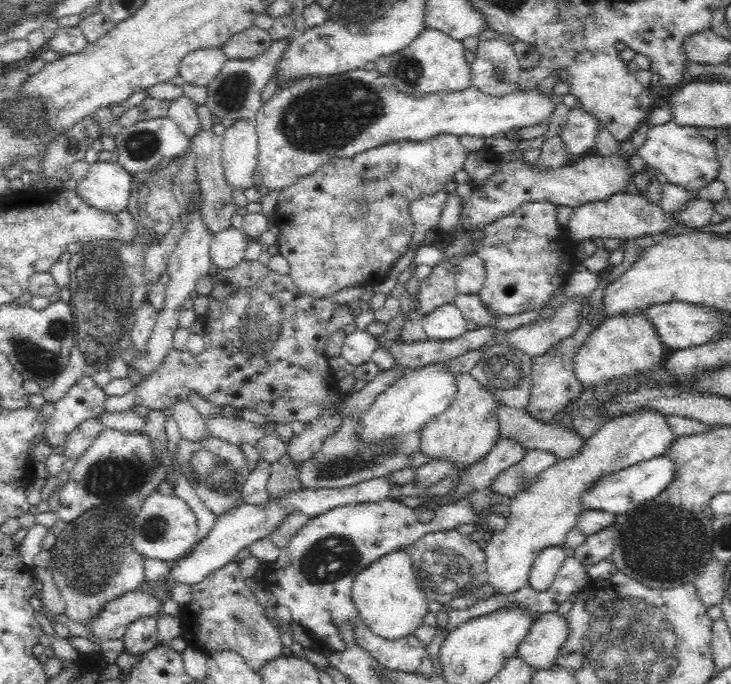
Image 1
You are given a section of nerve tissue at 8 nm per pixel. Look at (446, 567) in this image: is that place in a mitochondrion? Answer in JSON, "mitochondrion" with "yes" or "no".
{"mitochondrion":"yes"}

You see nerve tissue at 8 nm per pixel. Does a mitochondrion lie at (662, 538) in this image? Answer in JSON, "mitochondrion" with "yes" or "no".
{"mitochondrion":"yes"}

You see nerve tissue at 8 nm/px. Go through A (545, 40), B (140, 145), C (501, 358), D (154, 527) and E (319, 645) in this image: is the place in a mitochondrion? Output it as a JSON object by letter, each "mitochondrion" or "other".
{"A":"other","B":"mitochondrion","C":"mitochondrion","D":"mitochondrion","E":"other"}

